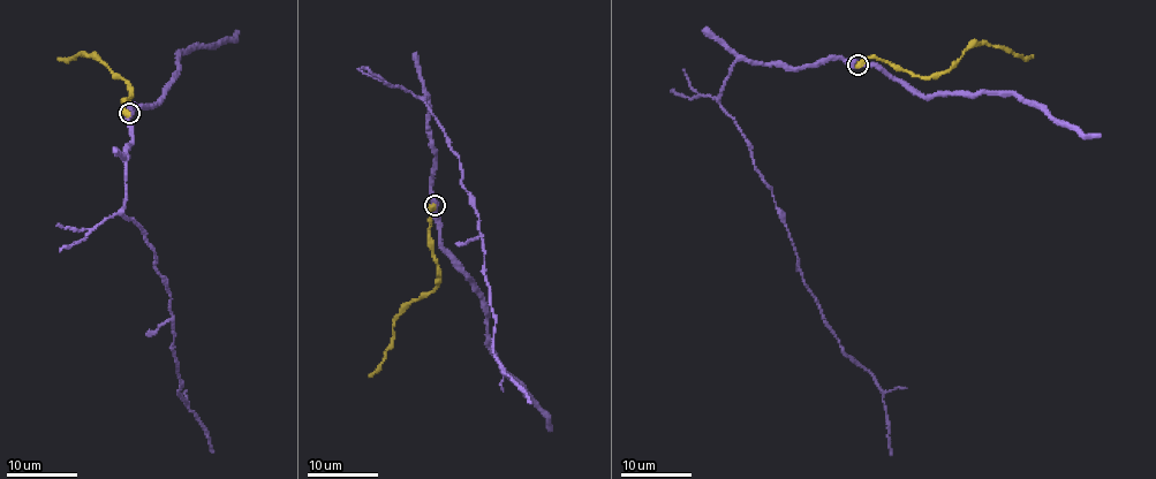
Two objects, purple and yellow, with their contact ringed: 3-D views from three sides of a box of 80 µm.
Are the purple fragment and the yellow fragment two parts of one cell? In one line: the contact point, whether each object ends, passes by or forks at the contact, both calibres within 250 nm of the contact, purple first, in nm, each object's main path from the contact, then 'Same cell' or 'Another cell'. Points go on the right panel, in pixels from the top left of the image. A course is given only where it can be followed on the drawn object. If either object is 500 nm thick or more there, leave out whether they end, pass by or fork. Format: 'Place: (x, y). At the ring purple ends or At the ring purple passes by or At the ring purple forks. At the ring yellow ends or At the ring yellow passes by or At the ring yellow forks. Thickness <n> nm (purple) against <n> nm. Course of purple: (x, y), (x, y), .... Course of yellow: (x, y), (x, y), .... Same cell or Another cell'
Place: (858, 65). Thickness 550 nm (purple) against 550 nm. Course of purple: (858, 66), (838, 59), (795, 67), (739, 59), (718, 103), (772, 196), (825, 325), (882, 392), (892, 455). Course of yellow: (858, 66), (864, 60), (881, 58), (914, 75), (938, 76), (956, 66), (967, 48), (981, 43), (1033, 56). Another cell

